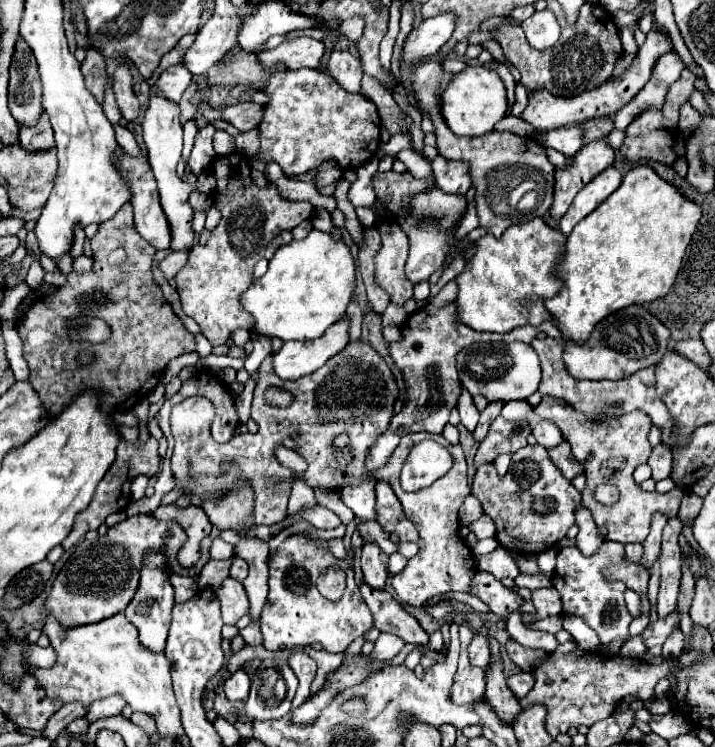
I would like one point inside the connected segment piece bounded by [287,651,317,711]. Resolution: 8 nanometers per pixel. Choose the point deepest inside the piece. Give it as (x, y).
(303, 666)

